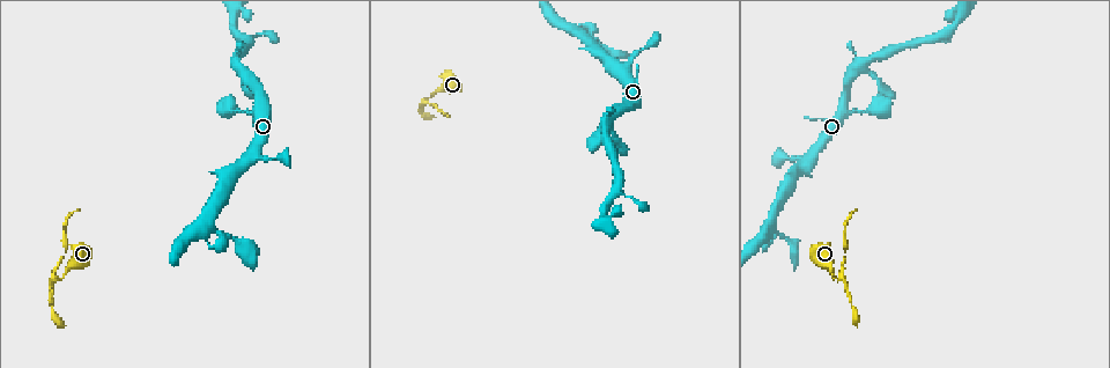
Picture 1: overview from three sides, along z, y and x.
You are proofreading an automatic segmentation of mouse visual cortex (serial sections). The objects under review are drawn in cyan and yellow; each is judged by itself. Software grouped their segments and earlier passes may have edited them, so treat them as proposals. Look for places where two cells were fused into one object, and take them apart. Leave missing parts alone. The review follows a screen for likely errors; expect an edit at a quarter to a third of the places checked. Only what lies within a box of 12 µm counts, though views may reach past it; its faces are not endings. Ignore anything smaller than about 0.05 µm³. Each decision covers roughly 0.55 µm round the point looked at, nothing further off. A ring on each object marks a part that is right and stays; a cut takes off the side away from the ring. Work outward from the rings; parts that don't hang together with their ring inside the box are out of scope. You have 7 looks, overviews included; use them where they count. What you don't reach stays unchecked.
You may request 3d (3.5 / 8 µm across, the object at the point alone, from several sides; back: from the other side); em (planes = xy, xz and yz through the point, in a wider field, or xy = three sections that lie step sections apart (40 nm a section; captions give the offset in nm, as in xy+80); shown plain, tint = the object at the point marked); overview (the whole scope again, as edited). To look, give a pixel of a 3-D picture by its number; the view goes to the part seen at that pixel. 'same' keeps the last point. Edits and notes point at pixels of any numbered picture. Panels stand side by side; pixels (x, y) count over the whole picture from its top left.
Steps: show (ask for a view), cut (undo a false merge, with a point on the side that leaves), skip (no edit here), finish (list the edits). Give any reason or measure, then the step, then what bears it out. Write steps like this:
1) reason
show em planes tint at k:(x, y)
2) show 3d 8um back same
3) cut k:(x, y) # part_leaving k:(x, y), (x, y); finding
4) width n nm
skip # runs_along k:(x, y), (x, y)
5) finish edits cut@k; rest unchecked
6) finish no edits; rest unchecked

thin neck
show 3d 3.5um at 1:(233, 239)

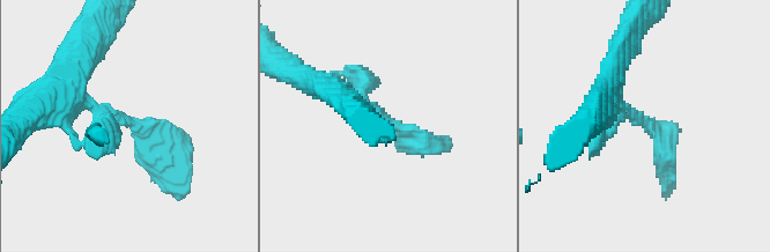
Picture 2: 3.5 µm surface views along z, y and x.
now the EM
show em xy step 2 tint at 2:(391, 123)

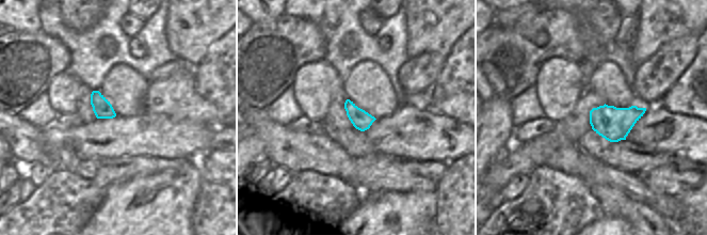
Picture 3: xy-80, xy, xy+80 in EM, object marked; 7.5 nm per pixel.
show em planes tint same

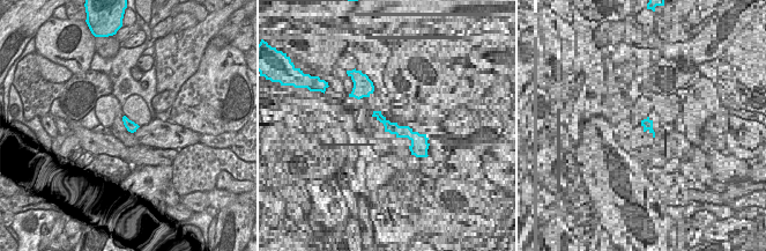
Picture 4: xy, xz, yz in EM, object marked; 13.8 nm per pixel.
width 140 nm
skip # runs_along 2:(76, 88), (137, 124), (176, 180); all the same cell

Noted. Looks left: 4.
thick turns thin
show em xy step 5 tint at 1:(833, 279)

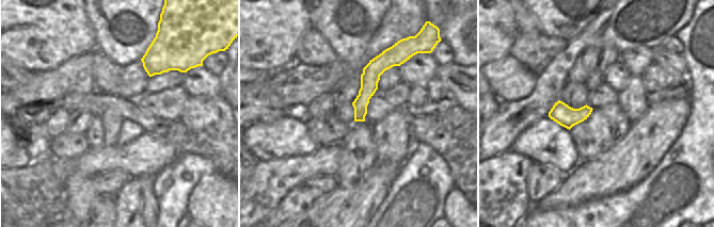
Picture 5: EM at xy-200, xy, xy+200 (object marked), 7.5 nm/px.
wider look
show 3d 3.5um same

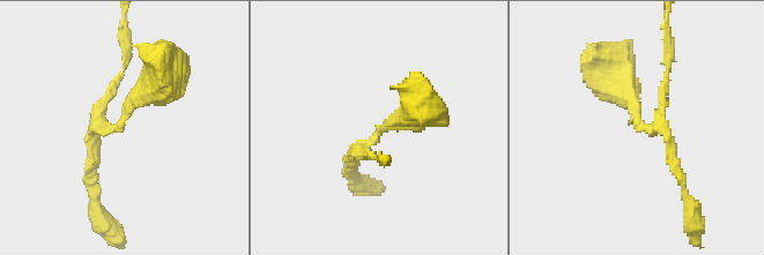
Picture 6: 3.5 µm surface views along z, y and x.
skip # runs_along 5:(394, 54), (370, 76), (356, 118); one cell here

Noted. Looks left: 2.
three arms meet
show 3d 3.5um at 1:(610, 117)

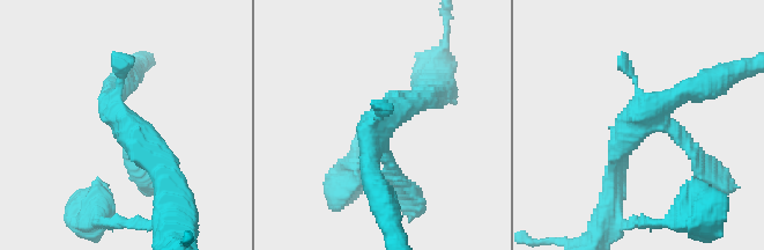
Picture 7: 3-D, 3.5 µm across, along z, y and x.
need the tissue
show em xy step 3 tint at 7:(378, 126)

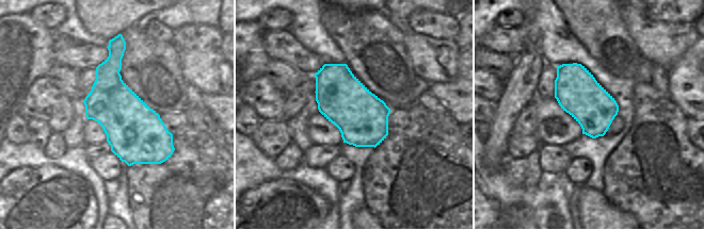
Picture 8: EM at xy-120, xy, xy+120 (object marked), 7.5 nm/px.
width 400 nm
skip # runs_along 7:(615, 173), (648, 109), (707, 83); one cell here

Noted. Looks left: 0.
finish no edits; rest unchecked

